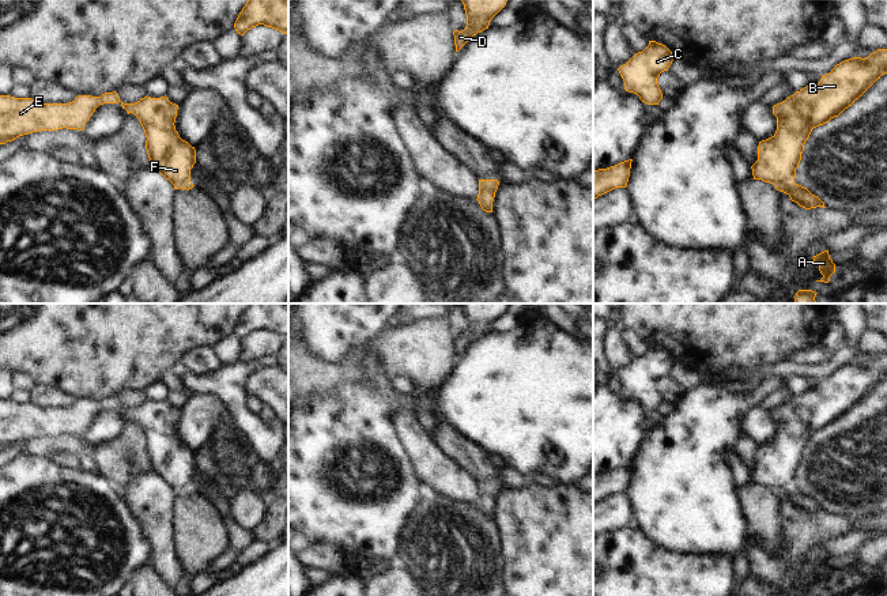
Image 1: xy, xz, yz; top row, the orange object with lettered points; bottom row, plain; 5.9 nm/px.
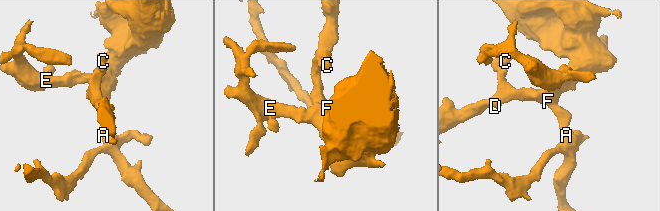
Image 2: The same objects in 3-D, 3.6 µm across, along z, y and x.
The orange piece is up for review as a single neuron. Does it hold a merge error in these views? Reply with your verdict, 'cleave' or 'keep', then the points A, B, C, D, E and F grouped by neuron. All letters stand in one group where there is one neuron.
cleave | A / B C D E F

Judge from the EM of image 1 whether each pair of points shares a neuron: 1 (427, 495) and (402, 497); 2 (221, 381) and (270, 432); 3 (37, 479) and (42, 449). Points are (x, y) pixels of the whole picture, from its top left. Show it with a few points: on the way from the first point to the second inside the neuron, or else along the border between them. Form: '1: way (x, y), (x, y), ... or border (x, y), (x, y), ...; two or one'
1: border (419, 483), (418, 502), (404, 524); two
2: way (231, 396), (234, 407), (255, 427); one
3: border (18, 455), (49, 459); two

